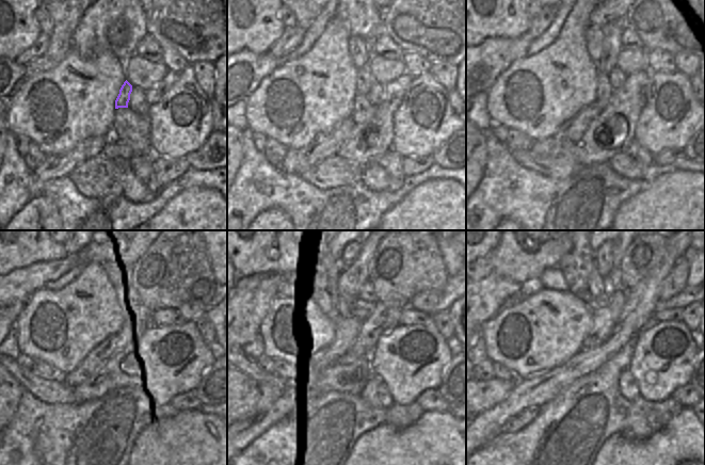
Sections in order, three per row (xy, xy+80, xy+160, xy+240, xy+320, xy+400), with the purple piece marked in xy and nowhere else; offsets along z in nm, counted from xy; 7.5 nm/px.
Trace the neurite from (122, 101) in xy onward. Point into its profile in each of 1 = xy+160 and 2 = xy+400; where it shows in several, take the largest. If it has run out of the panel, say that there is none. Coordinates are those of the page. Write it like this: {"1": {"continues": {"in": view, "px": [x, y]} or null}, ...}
{"1": {"continues": {"in": "xy+160", "px": [611, 45]}}, "2": {"continues": {"in": "xy+400", "px": [618, 252]}}}

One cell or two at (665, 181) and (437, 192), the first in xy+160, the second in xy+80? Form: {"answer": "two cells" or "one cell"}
{"answer": "one cell"}

